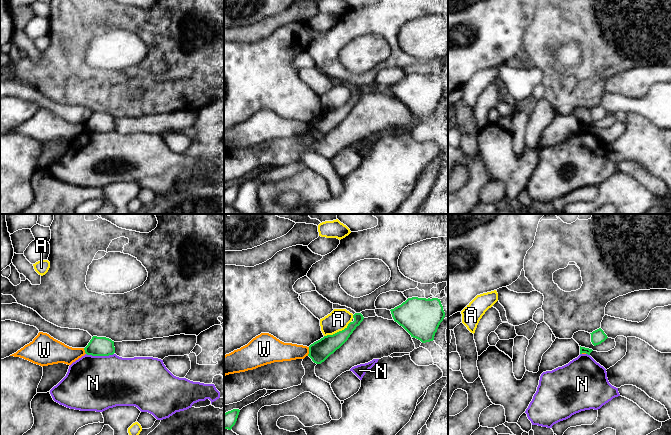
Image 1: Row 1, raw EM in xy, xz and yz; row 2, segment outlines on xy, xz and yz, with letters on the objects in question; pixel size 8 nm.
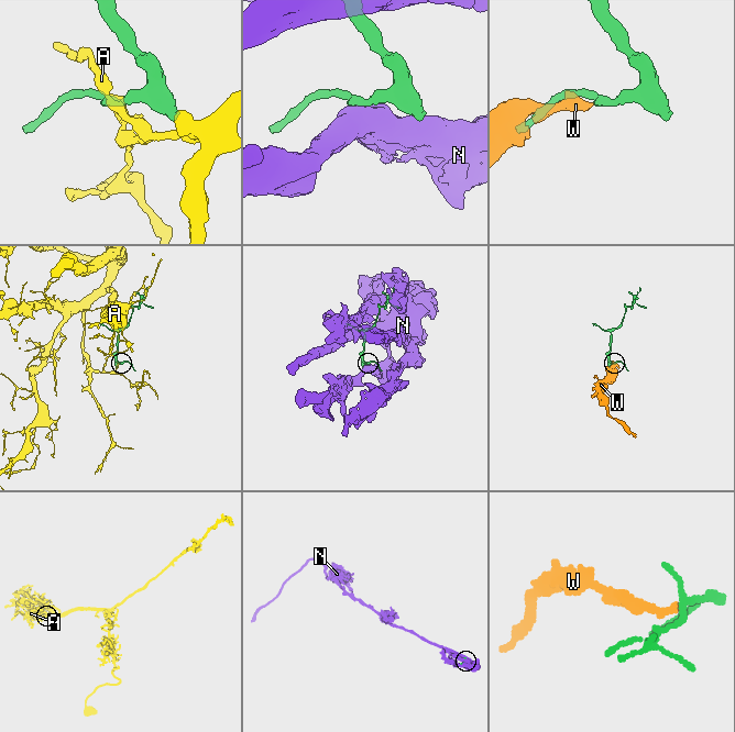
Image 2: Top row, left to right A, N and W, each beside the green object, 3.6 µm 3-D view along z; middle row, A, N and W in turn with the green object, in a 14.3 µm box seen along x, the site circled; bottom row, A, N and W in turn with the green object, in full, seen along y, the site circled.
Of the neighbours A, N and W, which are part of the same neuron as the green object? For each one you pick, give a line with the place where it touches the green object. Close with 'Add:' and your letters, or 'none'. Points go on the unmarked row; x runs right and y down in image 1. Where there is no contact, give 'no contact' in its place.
Add: none

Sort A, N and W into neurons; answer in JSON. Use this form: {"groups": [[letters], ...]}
{"groups": [["A"], ["N"], ["W"]]}

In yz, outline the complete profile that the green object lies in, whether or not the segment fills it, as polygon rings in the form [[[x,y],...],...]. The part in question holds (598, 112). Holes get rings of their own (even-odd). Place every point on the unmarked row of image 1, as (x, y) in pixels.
[[[601,104],[593,107],[590,110],[591,110],[591,118],[594,122],[601,120],[608,114]]]

